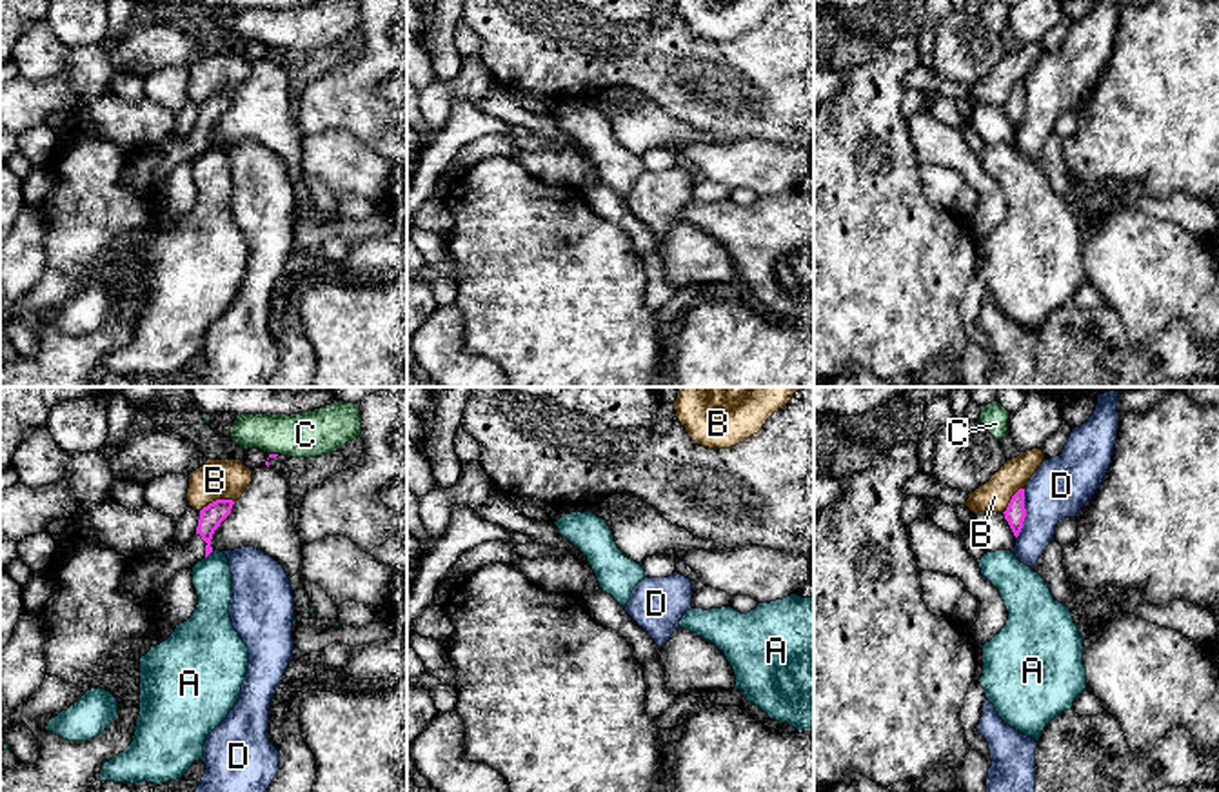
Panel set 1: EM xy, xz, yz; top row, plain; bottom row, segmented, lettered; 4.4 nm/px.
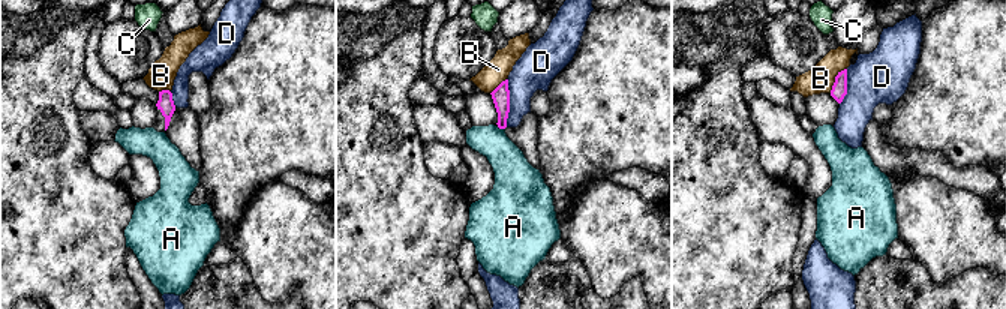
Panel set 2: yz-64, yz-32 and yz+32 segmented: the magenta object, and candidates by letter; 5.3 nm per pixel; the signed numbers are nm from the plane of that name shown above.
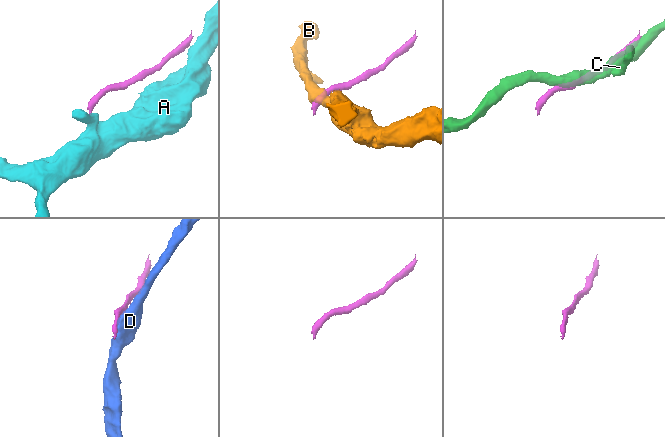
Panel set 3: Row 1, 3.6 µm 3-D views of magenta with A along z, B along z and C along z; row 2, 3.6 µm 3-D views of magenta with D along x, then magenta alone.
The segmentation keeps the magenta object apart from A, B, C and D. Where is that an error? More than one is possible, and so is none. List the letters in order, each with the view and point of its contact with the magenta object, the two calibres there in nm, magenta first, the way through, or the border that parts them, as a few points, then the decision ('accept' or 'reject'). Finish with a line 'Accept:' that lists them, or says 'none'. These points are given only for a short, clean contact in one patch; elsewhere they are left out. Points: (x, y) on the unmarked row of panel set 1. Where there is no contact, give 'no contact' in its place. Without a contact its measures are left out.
A: xy (209, 146) | 100/180 nm | along xy (213, 144), (206, 151) | reject
B: xy (217, 93) | 100/180 nm | along xy (233, 93), (213, 93), (200, 104) | reject
C: xy (273, 48) | 20/200 nm | reject
D: yz (1025, 108) | 90/260 nm | along yz (1025, 82), (1025, 113), (1016, 131) | reject
Accept: none

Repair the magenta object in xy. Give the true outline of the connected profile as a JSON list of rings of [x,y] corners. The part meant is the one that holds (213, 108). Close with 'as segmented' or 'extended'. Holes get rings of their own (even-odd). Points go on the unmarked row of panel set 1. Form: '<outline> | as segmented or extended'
[[[233,93],[209,96],[200,104],[198,120],[189,136],[167,136],[133,154],[125,165],[125,182],[140,194],[156,194],[176,165],[193,162],[213,145],[213,127],[231,107],[233,98]]] | extended

